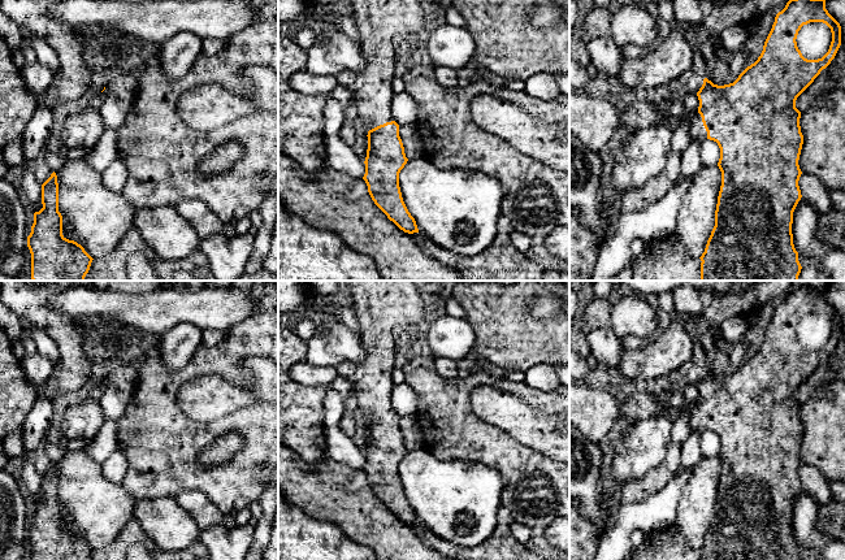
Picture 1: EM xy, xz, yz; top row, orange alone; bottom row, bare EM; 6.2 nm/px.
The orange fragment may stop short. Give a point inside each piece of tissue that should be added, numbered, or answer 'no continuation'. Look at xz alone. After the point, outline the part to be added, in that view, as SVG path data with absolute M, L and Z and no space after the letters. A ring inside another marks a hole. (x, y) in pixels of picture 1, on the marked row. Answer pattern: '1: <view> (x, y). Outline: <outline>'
1: xz (378, 21). Outline: M351 0L354 19L359 31L363 57L367 62L363 70L347 70L335 75L338 84L346 87L356 107L358 116L369 130L391 122L394 69L399 55L394 51L393 39L402 35L407 40L421 39L425 31L422 0Z

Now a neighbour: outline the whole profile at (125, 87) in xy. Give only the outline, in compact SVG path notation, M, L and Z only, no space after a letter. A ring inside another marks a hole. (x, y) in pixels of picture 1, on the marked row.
M135 73L117 75L105 83L105 90L94 96L88 107L99 110L109 97L120 97L134 101L138 91L138 77Z

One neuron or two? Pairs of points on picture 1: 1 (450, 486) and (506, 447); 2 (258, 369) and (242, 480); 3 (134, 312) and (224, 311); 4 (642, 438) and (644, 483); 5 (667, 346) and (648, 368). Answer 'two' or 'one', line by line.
1: two
2: two
3: one
4: two
5: one

